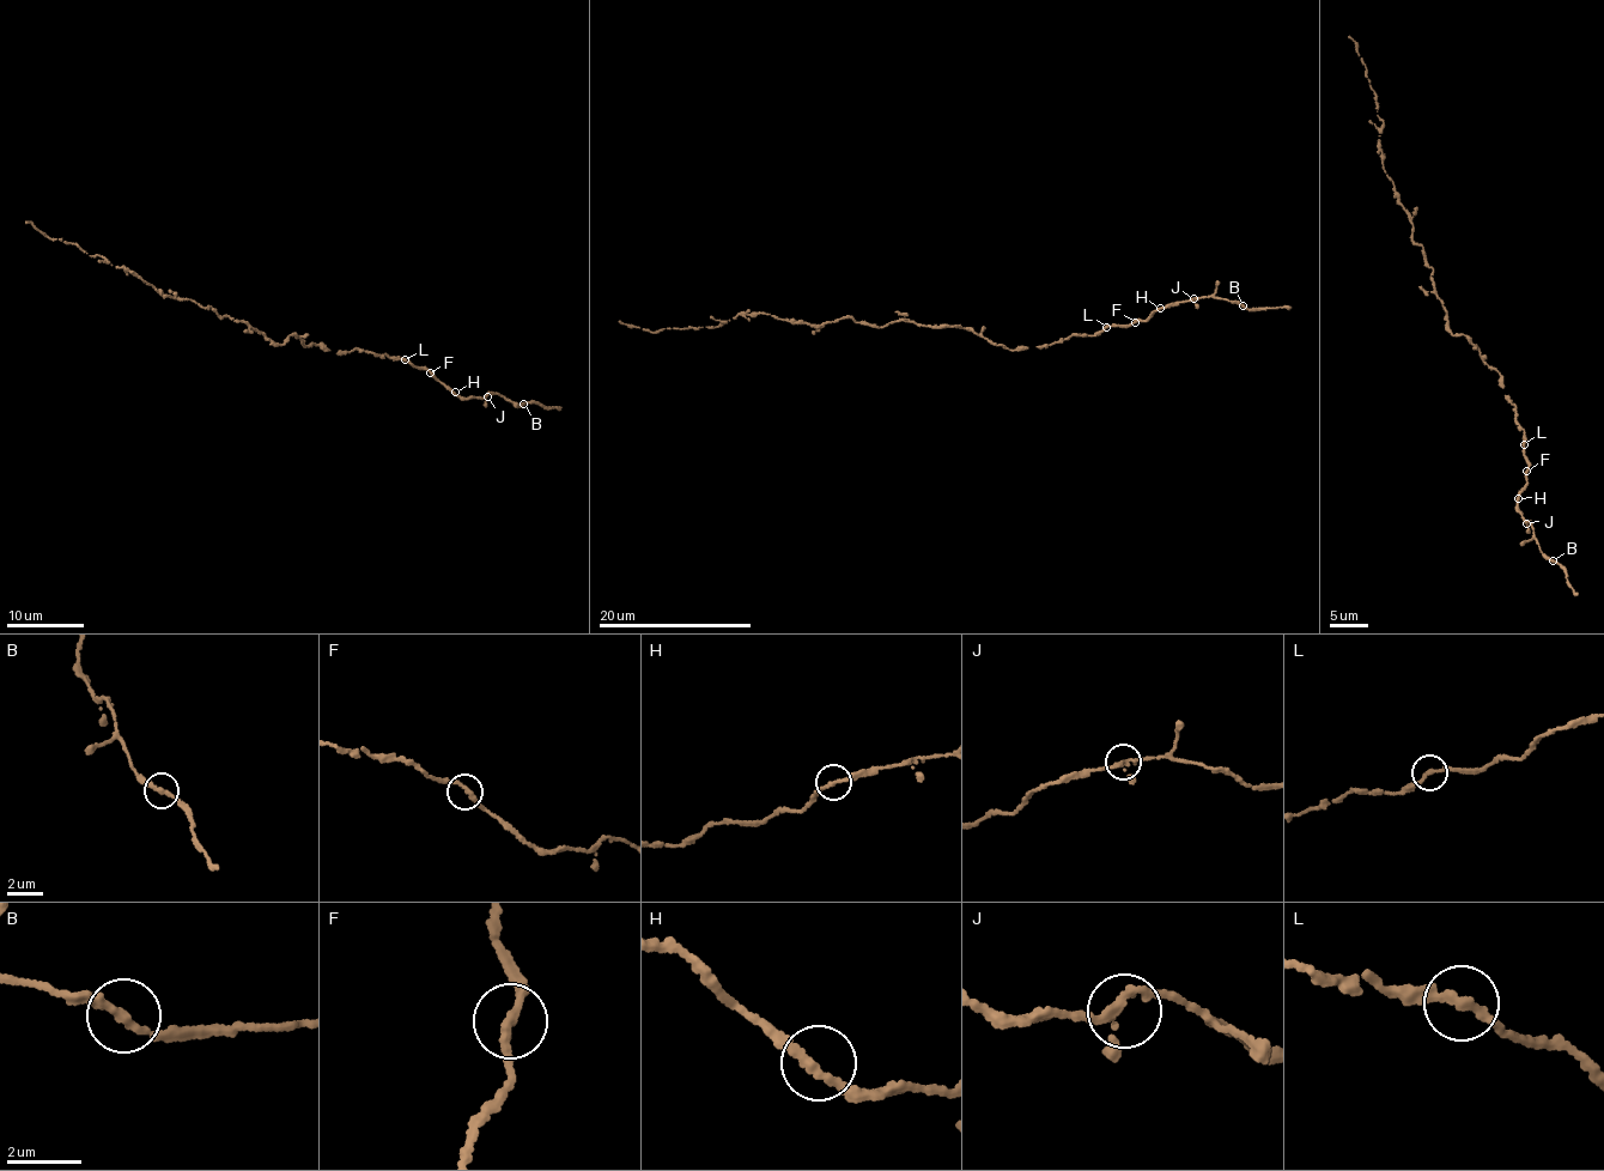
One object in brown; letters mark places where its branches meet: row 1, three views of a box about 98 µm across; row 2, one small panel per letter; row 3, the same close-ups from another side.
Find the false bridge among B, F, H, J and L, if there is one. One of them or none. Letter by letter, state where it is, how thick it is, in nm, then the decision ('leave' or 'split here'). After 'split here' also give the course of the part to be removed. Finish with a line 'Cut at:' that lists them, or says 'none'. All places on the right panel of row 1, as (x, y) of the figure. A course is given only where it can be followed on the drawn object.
B: place (1553, 560); calibre 280 nm; leave
F: place (1526, 471); calibre 280 nm; leave
H: place (1518, 498); calibre 260 nm; leave
J: place (1526, 523); calibre 200 nm; leave
L: place (1524, 444); calibre 260 nm; leave
Cut at: none

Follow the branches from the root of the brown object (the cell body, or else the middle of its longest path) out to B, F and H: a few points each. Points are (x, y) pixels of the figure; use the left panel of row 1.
B: (286, 341), (292, 334), (336, 353), (398, 357), (466, 399), (496, 392), (523, 404)
F: (286, 341), (292, 334), (305, 345), (321, 343), (336, 353), (363, 350), (408, 360), (430, 372)
H: (286, 341), (292, 334), (305, 345), (321, 343), (336, 353), (357, 347), (398, 357), (421, 366), (455, 392)

